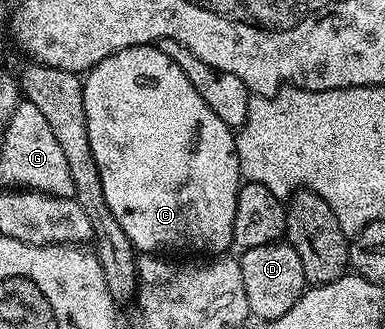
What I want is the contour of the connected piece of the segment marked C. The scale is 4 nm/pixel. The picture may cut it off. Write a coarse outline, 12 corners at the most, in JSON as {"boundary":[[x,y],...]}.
{"boundary":[[154,44],[82,78],[113,219],[223,255],[235,133]]}

